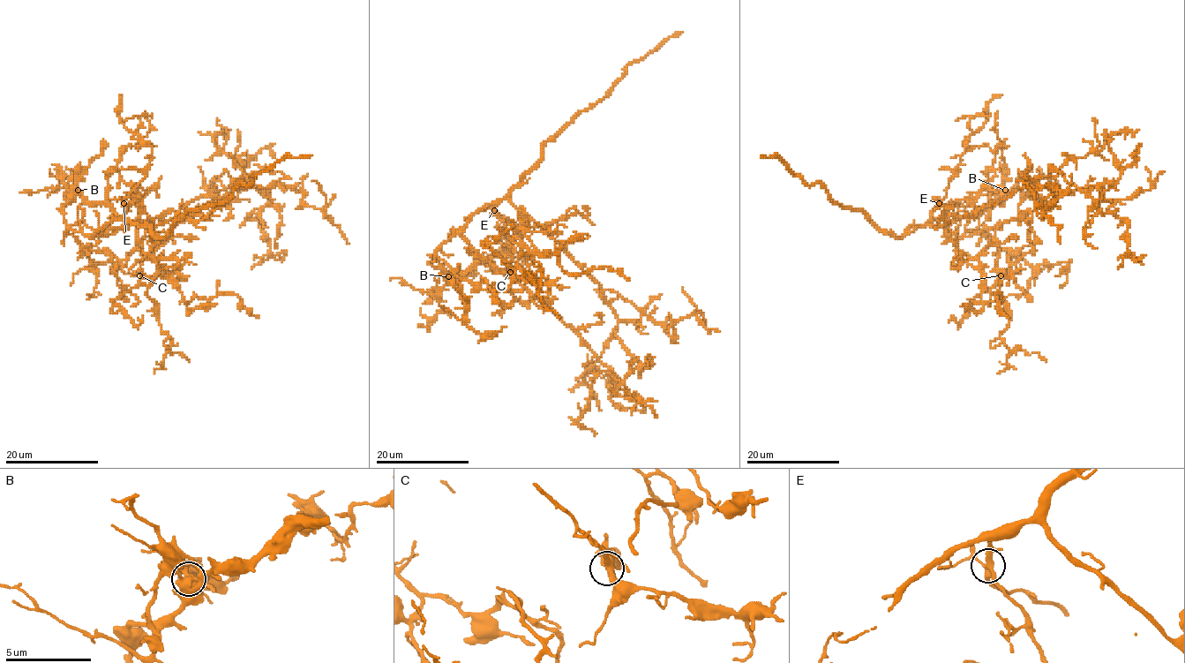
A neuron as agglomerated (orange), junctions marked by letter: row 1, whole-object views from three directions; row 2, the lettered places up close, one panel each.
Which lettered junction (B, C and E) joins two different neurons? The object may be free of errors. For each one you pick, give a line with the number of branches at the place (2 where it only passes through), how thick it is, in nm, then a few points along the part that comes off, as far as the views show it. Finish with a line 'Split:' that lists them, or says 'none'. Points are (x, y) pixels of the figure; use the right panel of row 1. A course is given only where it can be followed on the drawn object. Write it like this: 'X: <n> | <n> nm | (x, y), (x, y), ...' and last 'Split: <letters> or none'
B: 5 | 500 nm | (1005, 190), (1005, 198), (993, 202), (988, 195), (987, 177), (992, 169)
Split: B

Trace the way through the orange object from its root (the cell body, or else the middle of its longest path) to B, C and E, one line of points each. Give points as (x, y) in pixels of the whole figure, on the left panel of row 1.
B: (123, 220), (108, 222), (91, 236), (75, 232), (65, 223), (62, 207), (70, 199), (70, 194), (77, 190)
C: (123, 220), (108, 222), (91, 236), (134, 225), (136, 242), (142, 247), (139, 275)
E: (123, 220), (123, 203)

